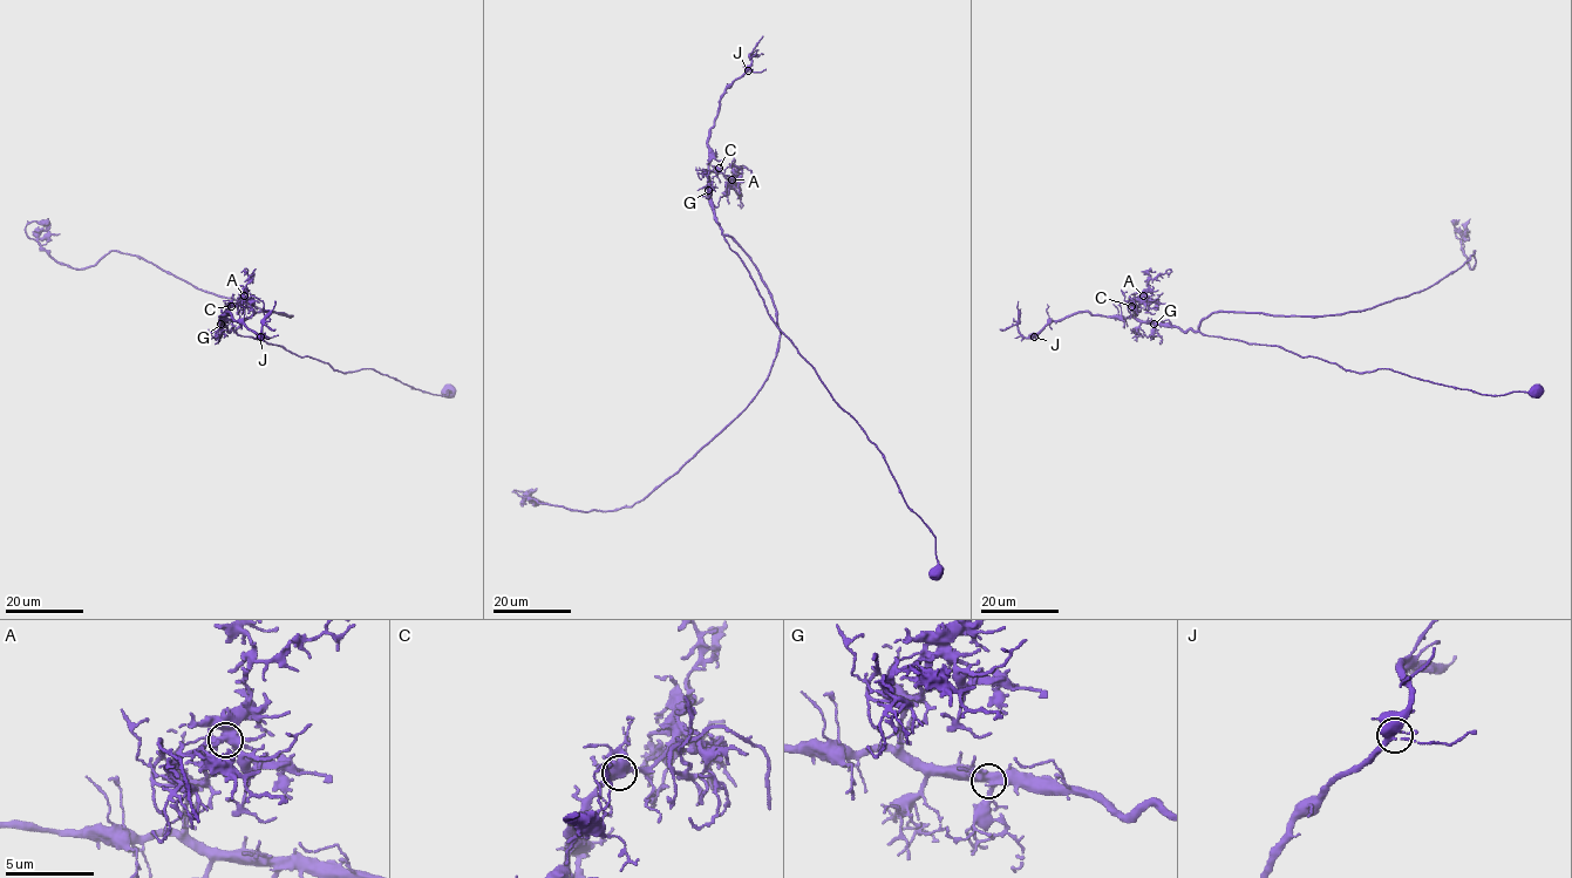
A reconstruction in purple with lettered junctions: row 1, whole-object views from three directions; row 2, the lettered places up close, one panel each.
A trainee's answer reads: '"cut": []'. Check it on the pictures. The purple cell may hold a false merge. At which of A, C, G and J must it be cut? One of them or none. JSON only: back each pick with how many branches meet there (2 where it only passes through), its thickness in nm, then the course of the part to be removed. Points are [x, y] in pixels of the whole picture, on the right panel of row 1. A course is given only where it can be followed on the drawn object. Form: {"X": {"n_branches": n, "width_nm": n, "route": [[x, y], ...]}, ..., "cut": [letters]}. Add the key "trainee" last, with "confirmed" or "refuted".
{"A": {"n_branches": 7, "width_nm": 500, "route": [[1143, 297], [1132, 304], [1136, 306], [1128, 303], [1129, 298], [1137, 314]]}, "cut": ["A"], "trainee": "refuted"}

